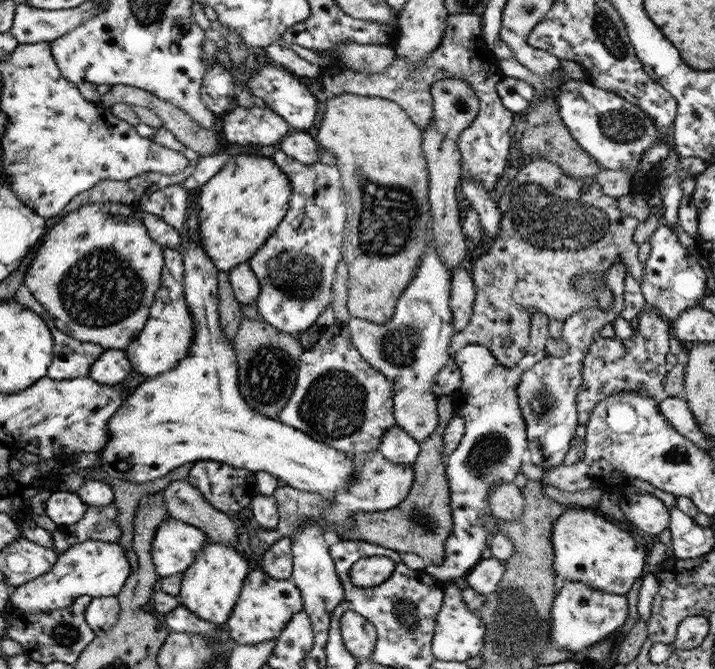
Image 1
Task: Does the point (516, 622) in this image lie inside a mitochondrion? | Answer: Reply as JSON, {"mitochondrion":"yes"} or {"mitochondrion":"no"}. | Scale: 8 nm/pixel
{"mitochondrion":"yes"}

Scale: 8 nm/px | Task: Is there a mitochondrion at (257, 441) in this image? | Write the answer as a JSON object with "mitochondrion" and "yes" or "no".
{"mitochondrion":"no"}

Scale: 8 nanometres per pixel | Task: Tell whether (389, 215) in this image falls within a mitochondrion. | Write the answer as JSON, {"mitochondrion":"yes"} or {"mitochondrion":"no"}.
{"mitochondrion":"yes"}

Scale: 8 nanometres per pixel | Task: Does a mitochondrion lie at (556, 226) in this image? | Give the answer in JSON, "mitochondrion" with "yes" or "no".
{"mitochondrion":"yes"}

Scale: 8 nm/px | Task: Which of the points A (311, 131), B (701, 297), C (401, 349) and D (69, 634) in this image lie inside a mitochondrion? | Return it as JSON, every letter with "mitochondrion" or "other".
{"A":"other","B":"other","C":"mitochondrion","D":"mitochondrion"}

